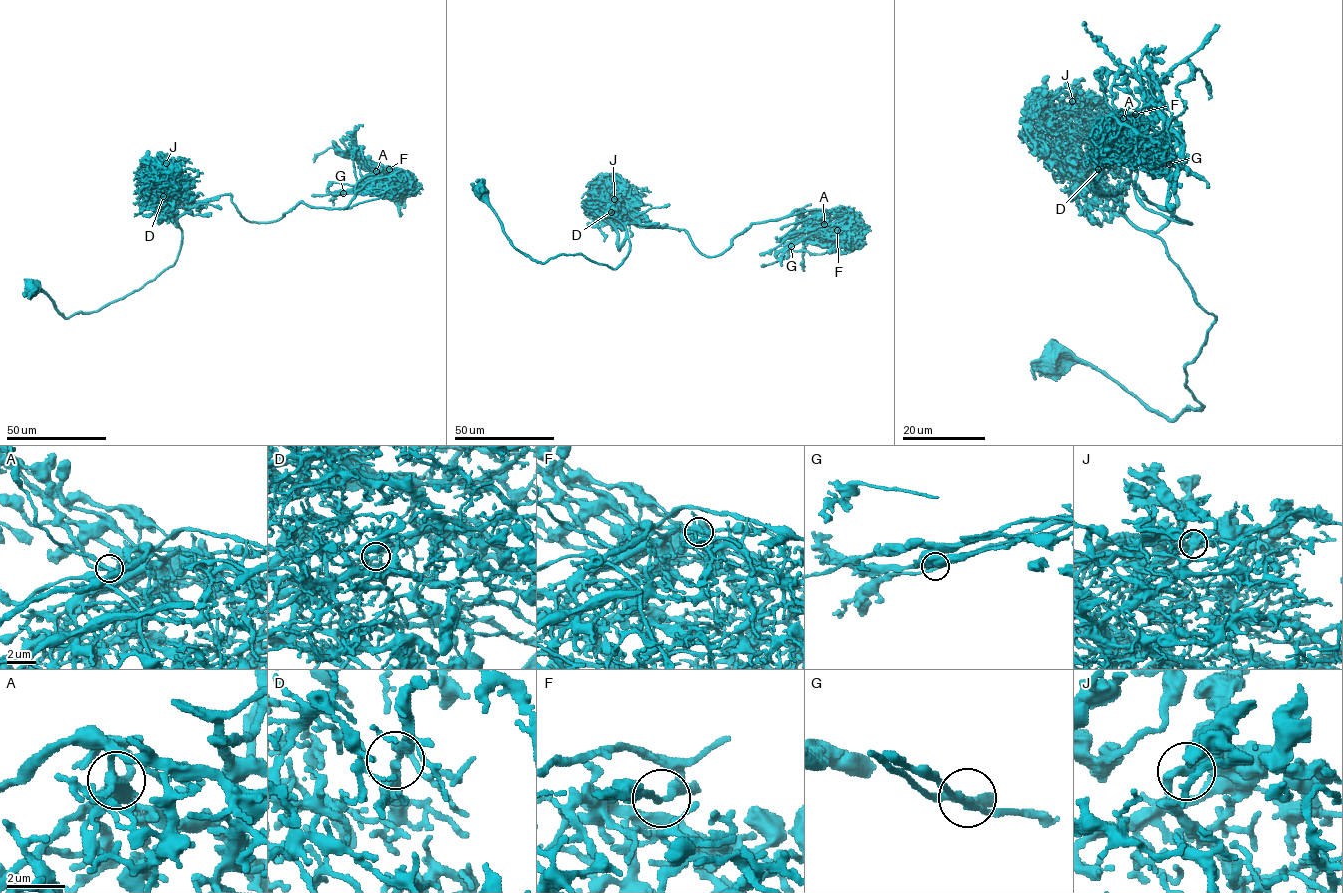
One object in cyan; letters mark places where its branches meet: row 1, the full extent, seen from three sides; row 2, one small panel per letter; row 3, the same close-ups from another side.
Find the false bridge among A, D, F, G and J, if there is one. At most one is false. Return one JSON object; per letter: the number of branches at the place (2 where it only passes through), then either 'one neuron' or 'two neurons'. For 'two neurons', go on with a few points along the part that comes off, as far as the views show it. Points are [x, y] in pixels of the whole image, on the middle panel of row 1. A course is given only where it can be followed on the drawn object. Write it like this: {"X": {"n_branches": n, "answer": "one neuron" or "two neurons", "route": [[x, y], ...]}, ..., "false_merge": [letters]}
{"A": {"n_branches": 2, "answer": "one neuron"}, "D": {"n_branches": 2, "answer": "one neuron"}, "F": {"n_branches": 2, "answer": "one neuron"}, "G": {"n_branches": 2, "answer": "one neuron"}, "J": {"n_branches": 2, "answer": "one neuron"}, "false_merge": []}

